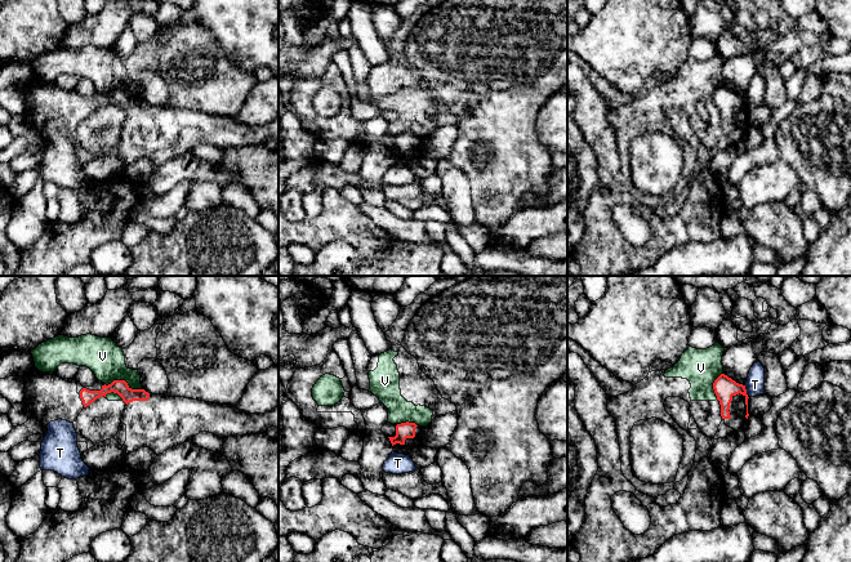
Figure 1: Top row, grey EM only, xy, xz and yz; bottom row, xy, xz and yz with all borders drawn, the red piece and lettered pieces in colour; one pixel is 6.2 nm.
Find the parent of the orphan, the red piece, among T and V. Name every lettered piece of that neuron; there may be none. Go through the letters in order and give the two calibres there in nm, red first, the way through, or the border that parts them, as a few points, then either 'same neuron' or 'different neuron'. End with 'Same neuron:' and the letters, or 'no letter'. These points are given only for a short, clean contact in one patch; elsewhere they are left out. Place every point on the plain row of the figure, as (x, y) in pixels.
T: 140 nm thick on the red side, 120 nm on the other; border along yz (744, 97), (748, 108); different neuron
V: 90 nm thick on the red side, 220 nm on the other; border along xy (105, 94), (124, 92), (132, 99), (141, 101); different neuron
Same neuron: no letter

